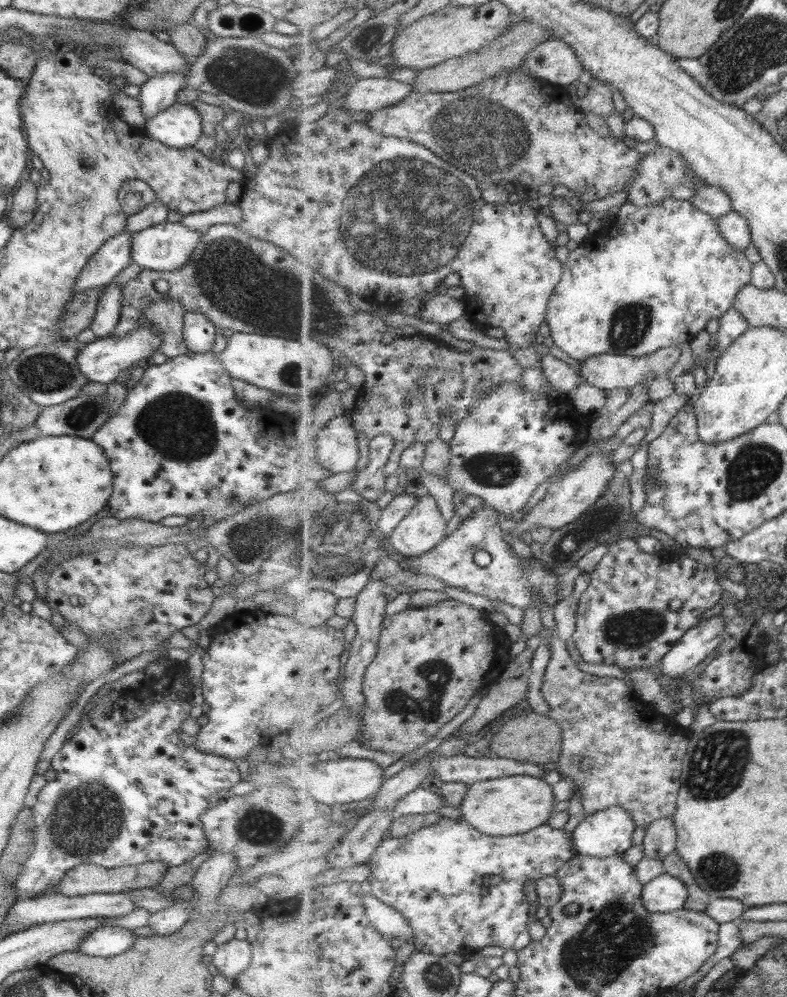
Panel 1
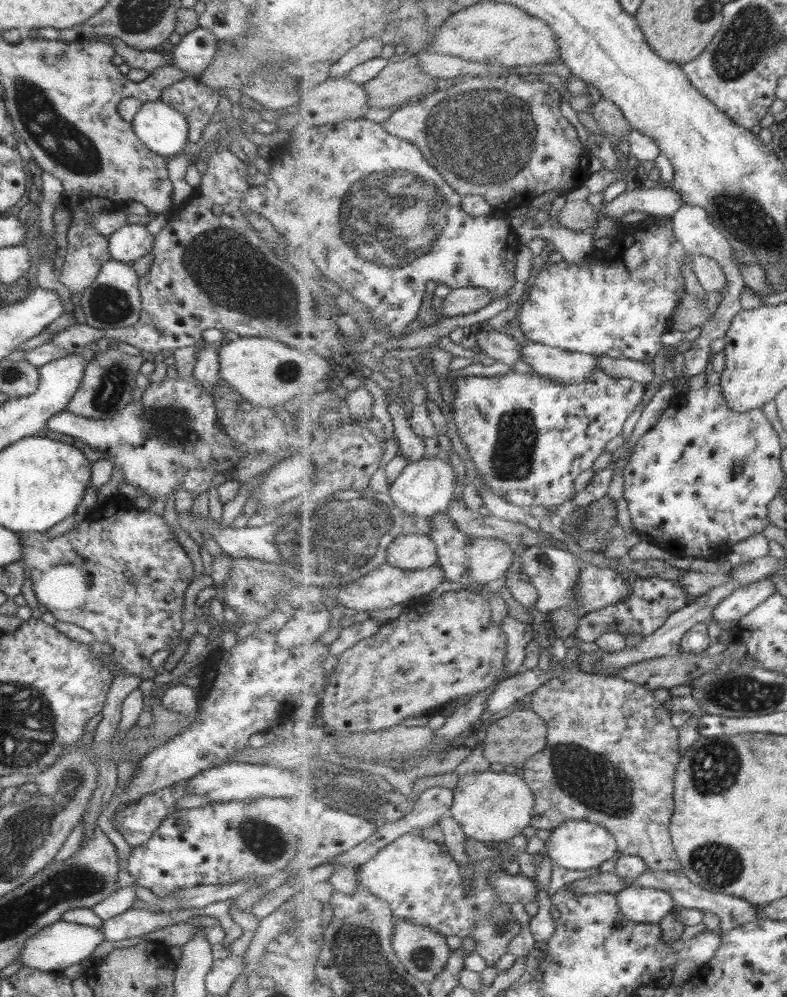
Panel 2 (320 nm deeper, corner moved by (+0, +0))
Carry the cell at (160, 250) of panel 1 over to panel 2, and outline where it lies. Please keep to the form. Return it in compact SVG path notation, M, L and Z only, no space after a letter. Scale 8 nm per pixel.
M125 223L115 232L112 232L107 239L107 250L111 259L120 263L132 263L153 248L153 235L145 230L145 225Z

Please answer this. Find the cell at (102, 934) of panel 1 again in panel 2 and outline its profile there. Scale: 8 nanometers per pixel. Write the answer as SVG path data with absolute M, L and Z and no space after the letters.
M59 920L49 927L40 928L31 939L25 942L23 950L15 958L21 967L34 968L39 972L61 972L64 968L81 963L91 956L93 950L101 943L103 933L100 929L80 926Z

